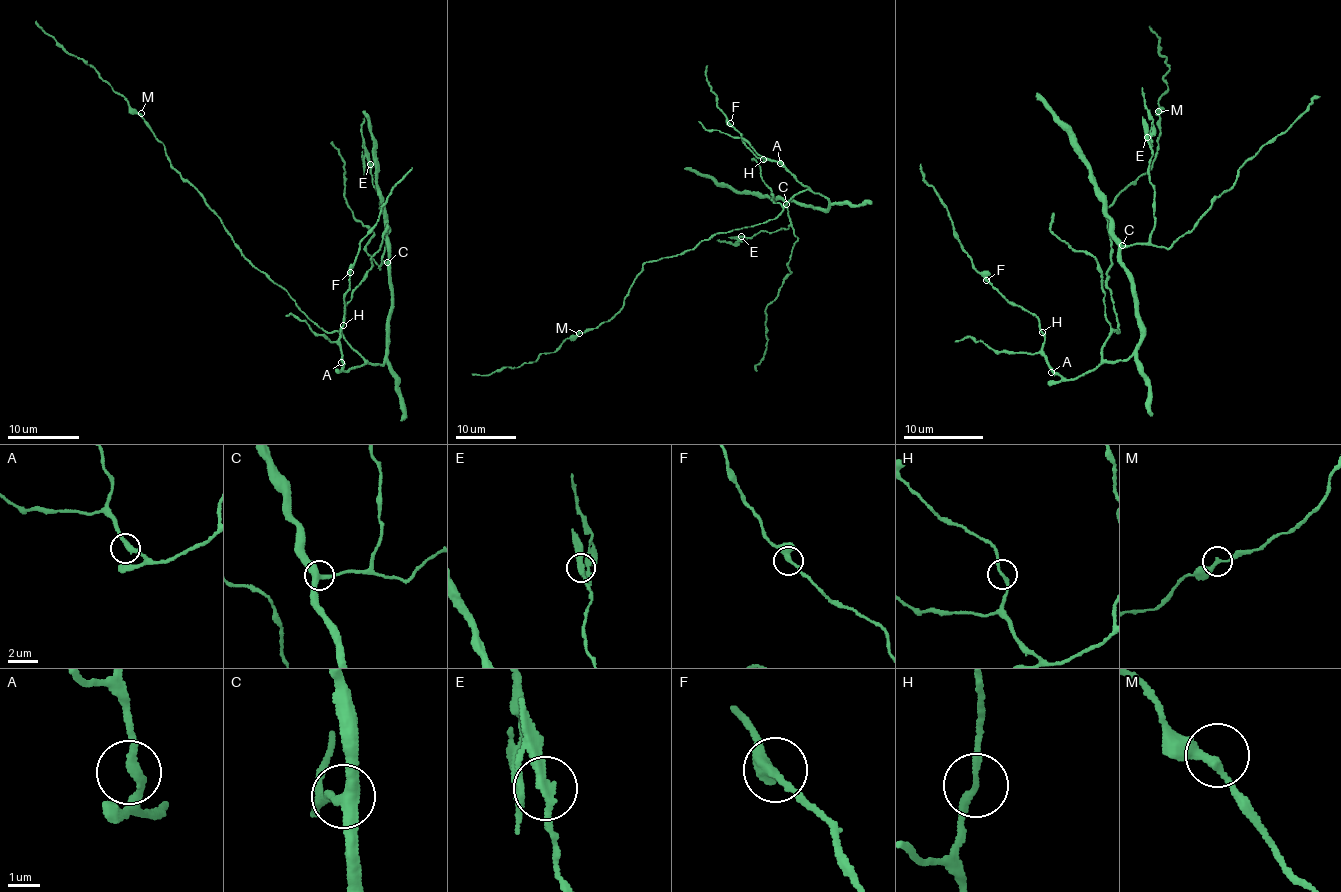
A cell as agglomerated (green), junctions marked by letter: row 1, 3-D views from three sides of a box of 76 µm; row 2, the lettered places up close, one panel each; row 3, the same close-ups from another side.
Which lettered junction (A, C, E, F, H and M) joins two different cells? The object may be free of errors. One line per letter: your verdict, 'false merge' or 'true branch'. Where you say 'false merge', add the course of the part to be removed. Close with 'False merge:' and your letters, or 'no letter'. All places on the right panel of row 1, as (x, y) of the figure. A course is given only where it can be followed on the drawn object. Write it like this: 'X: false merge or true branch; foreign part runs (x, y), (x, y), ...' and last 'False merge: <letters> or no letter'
A: true branch
C: true branch
E: false merge; foreign part runs (1147, 138), (1152, 117), (1144, 103), (1142, 87)
F: true branch
H: true branch
M: true branch
False merge: E

